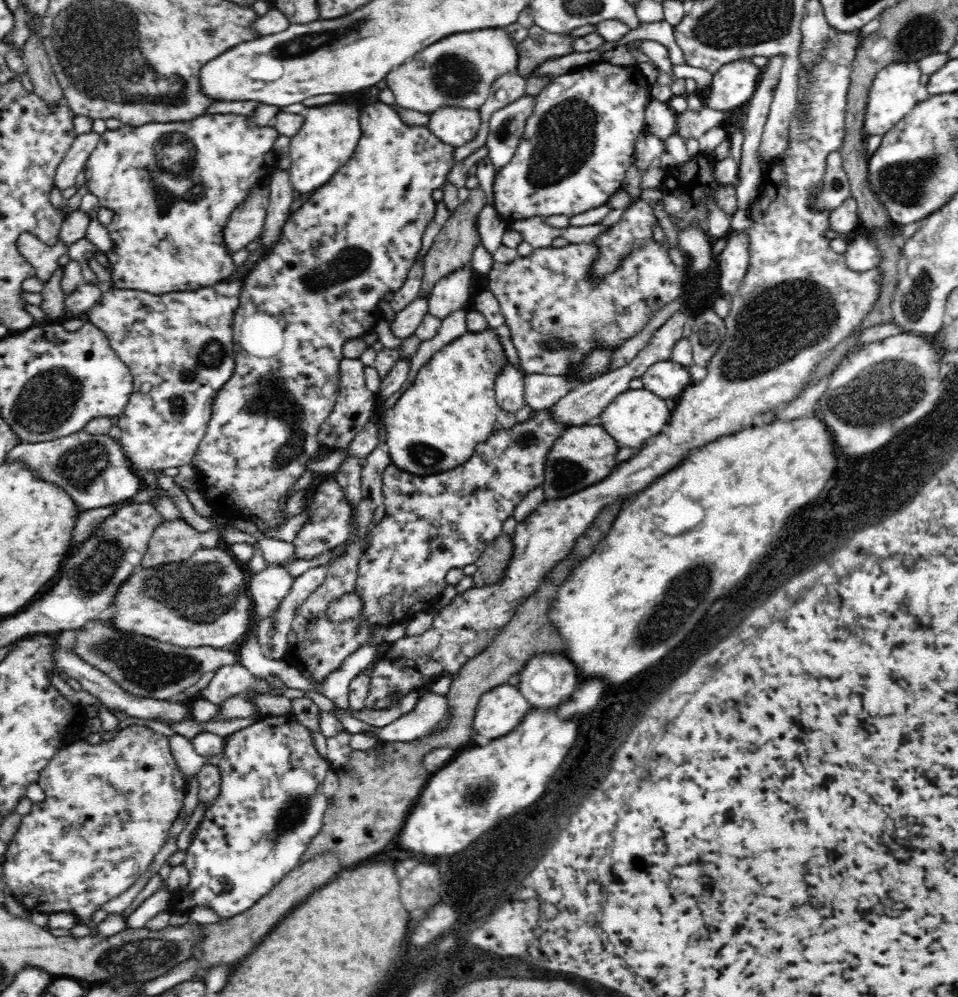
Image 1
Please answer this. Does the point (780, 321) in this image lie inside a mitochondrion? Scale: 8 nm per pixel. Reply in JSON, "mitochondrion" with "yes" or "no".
{"mitochondrion":"yes"}

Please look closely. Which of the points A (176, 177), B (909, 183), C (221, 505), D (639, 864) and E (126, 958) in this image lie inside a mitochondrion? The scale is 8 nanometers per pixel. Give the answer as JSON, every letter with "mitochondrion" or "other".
{"A":"mitochondrion","B":"mitochondrion","C":"other","D":"other","E":"mitochondrion"}

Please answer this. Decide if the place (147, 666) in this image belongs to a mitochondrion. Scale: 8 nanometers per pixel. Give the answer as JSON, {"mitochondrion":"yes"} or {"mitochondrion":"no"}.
{"mitochondrion":"yes"}

